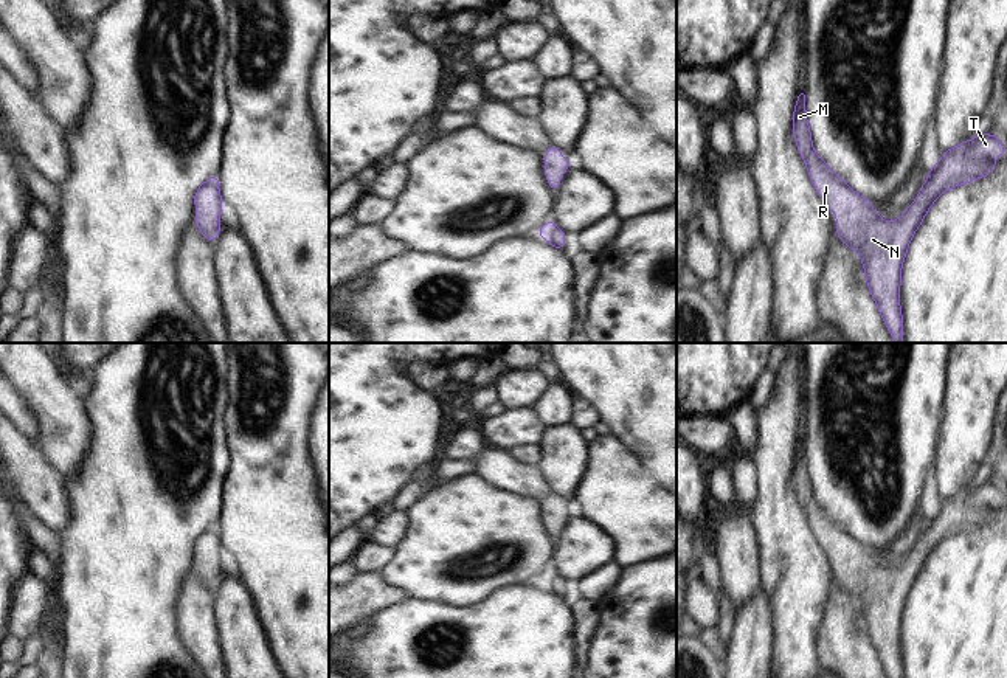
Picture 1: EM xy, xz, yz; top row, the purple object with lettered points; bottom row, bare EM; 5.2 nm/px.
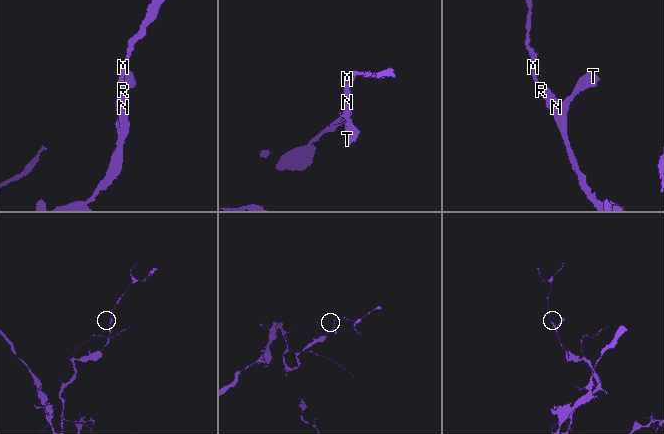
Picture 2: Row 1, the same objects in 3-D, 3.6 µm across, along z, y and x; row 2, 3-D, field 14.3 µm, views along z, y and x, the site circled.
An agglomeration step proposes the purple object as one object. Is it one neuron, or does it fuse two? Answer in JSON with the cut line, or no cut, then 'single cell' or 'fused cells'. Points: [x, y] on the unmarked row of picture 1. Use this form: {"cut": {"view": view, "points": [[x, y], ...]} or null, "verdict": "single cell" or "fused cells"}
{"cut": null, "verdict": "single cell"}

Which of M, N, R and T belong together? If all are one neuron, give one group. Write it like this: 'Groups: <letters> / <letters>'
Groups: M N R T

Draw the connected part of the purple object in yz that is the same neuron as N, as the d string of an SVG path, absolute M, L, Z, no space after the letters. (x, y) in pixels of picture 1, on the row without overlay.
M798 438L798 448L793 458L793 486L801 506L807 514L815 538L827 552L829 559L836 562L836 583L861 605L866 631L870 636L870 644L875 649L888 678L903 678L903 662L900 655L901 613L917 576L922 572L933 551L945 538L981 524L988 524L996 514L995 507L1005 501L1005 495L993 481L981 481L942 500L940 509L929 515L926 529L922 532L915 548L897 568L886 569L870 554L869 546L856 541L850 532L844 531L841 524L816 503L807 469L805 450L807 438Z

